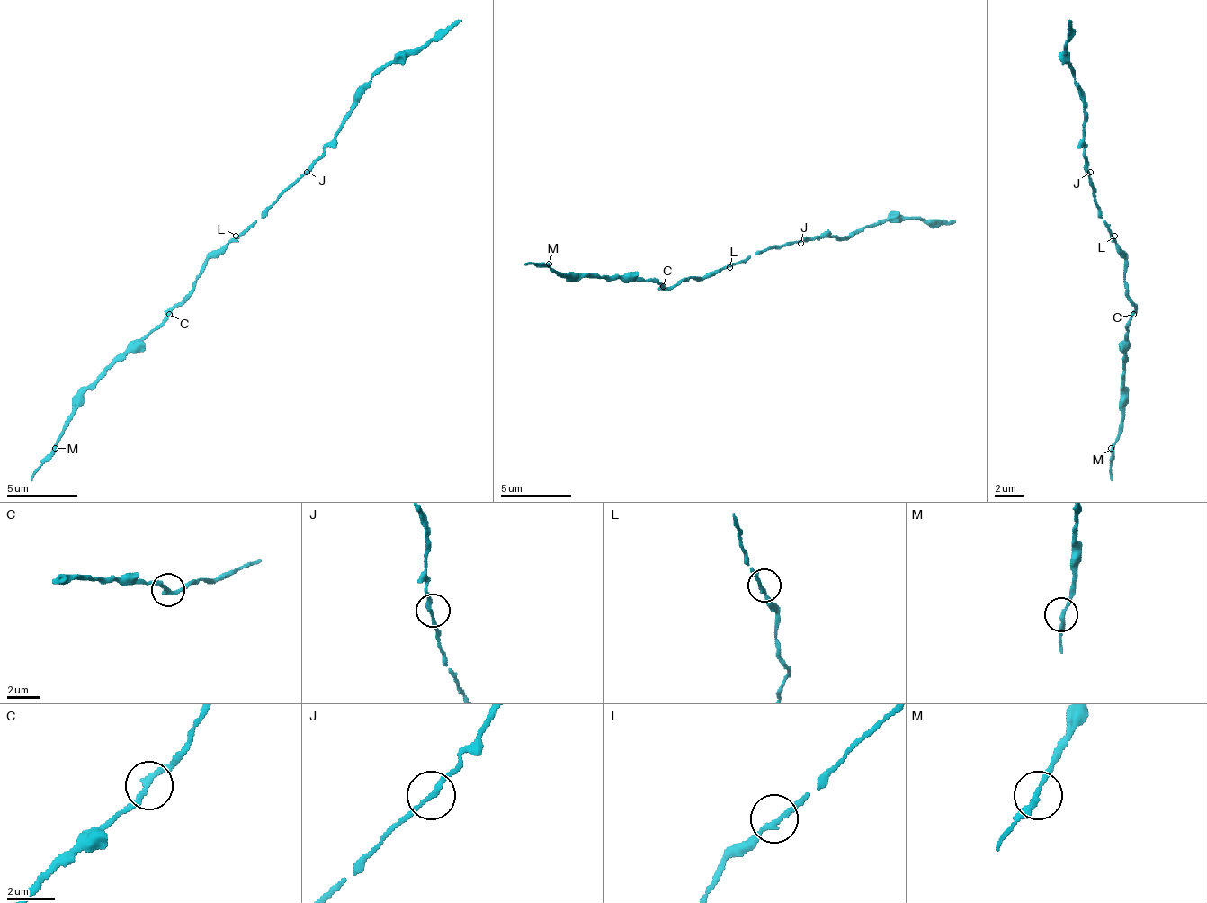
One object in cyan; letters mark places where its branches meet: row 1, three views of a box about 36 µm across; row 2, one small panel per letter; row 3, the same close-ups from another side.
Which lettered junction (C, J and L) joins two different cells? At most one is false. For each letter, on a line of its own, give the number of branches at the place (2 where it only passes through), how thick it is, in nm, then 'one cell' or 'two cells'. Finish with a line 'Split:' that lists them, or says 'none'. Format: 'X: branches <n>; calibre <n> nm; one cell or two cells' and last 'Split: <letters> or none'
C: branches 2; calibre 200 nm; one cell
J: branches 2; calibre 200 nm; one cell
L: branches 2; calibre 180 nm; one cell
Split: none

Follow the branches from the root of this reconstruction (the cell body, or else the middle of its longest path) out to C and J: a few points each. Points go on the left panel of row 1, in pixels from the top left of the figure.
C: (239, 239), (225, 243), (208, 260), (197, 285), (168, 313)
J: (239, 239), (307, 172)

